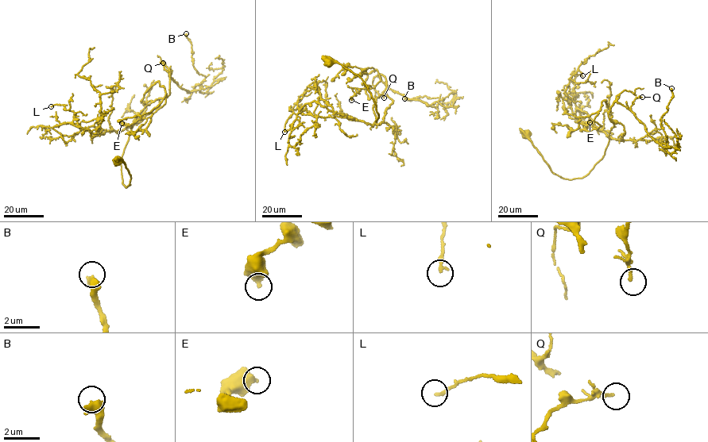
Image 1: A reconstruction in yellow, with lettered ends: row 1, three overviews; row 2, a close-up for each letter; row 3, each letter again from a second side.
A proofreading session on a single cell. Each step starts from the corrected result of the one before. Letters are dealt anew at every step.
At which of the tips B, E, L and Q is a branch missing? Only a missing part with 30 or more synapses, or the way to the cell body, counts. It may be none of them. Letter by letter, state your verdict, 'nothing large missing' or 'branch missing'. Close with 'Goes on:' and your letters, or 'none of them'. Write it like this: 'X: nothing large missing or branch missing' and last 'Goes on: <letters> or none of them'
B: nothing large missing
E: nothing large missing
L: nothing large missing
Q: nothing large missing
Goes on: none of them

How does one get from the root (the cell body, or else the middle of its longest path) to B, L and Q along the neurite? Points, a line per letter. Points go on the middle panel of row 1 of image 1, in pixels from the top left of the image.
B: (328, 63), (362, 78), (376, 121), (379, 73), (408, 99), (439, 98), (404, 98)
L: (328, 63), (362, 78), (376, 121), (377, 98), (392, 100), (383, 121), (299, 112), (284, 132)
Q: (328, 63), (362, 78), (376, 104), (376, 121), (372, 107), (385, 91), (379, 73), (388, 88), (384, 98)

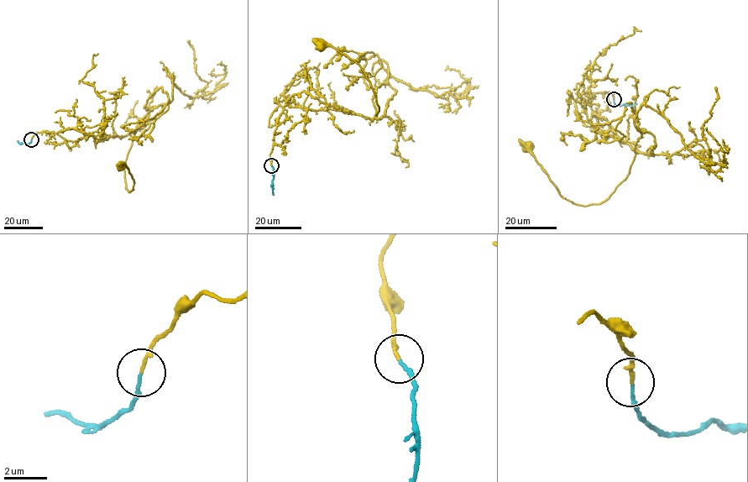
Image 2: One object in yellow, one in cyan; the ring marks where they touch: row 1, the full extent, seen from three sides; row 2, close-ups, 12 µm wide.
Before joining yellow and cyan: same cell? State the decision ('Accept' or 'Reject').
Accept

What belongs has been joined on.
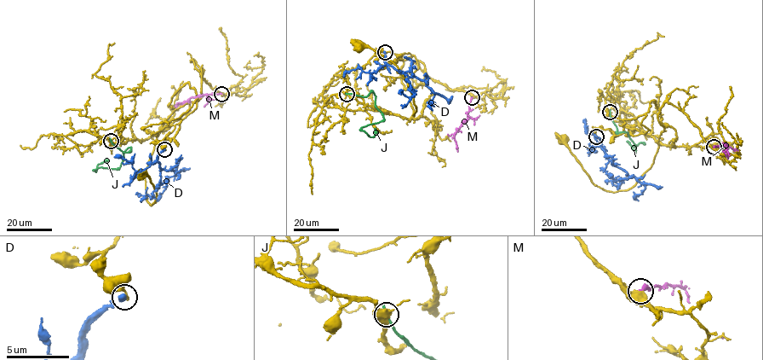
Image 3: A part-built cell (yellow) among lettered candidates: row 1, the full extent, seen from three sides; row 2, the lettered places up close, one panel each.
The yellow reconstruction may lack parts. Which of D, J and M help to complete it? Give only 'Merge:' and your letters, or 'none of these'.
Merge: M

